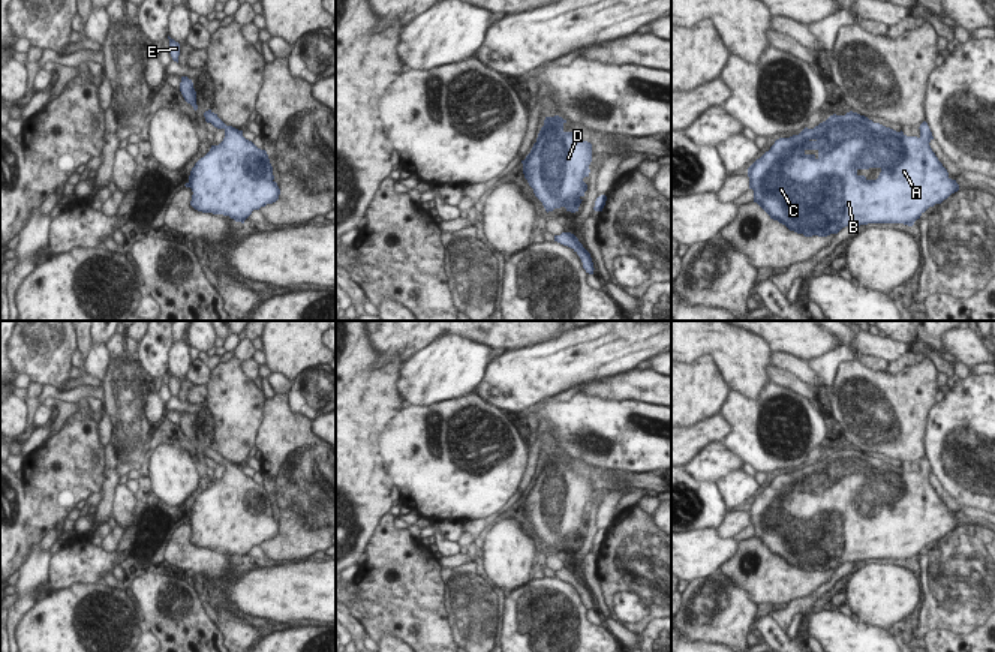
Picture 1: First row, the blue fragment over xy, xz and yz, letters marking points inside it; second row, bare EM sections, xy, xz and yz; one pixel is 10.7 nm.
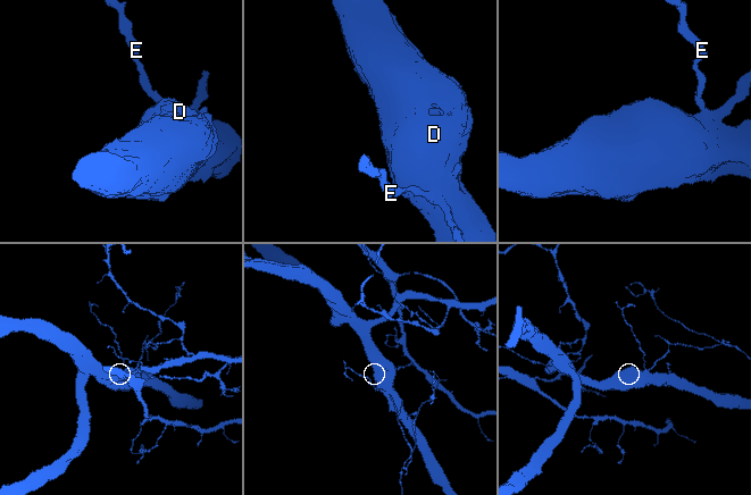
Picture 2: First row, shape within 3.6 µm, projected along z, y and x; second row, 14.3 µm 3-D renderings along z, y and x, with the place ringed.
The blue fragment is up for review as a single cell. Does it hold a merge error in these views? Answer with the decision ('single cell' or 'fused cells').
single cell

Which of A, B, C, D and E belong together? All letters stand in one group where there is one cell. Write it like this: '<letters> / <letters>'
A B C D E

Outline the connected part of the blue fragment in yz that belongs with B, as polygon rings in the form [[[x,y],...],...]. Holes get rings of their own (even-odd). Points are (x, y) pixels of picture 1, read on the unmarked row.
[[[847,448],[845,451],[830,451],[826,457],[820,459],[814,465],[805,463],[799,471],[793,471],[790,474],[779,474],[775,477],[775,480],[770,483],[769,487],[766,487],[760,495],[757,495],[749,504],[748,504],[748,513],[749,513],[749,525],[754,526],[754,538],[757,538],[773,556],[778,556],[779,559],[785,561],[790,567],[794,567],[797,570],[803,570],[805,573],[827,573],[830,570],[838,570],[845,562],[860,562],[868,559],[904,559],[908,562],[913,562],[917,555],[935,540],[941,540],[944,535],[947,535],[952,529],[959,526],[959,520],[956,516],[952,516],[949,513],[947,505],[943,502],[943,499],[938,496],[935,489],[932,487],[929,478],[934,475],[932,468],[926,457],[920,460],[920,472],[907,472],[902,466],[896,468],[890,463],[886,463],[880,459],[874,459],[865,451],[860,451],[857,448]],[[869,504],[880,504],[881,508],[877,516],[868,516],[865,511],[859,511],[859,505],[869,505]]]

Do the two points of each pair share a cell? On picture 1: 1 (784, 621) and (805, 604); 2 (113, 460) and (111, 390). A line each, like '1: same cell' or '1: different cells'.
1: same cell
2: different cells

